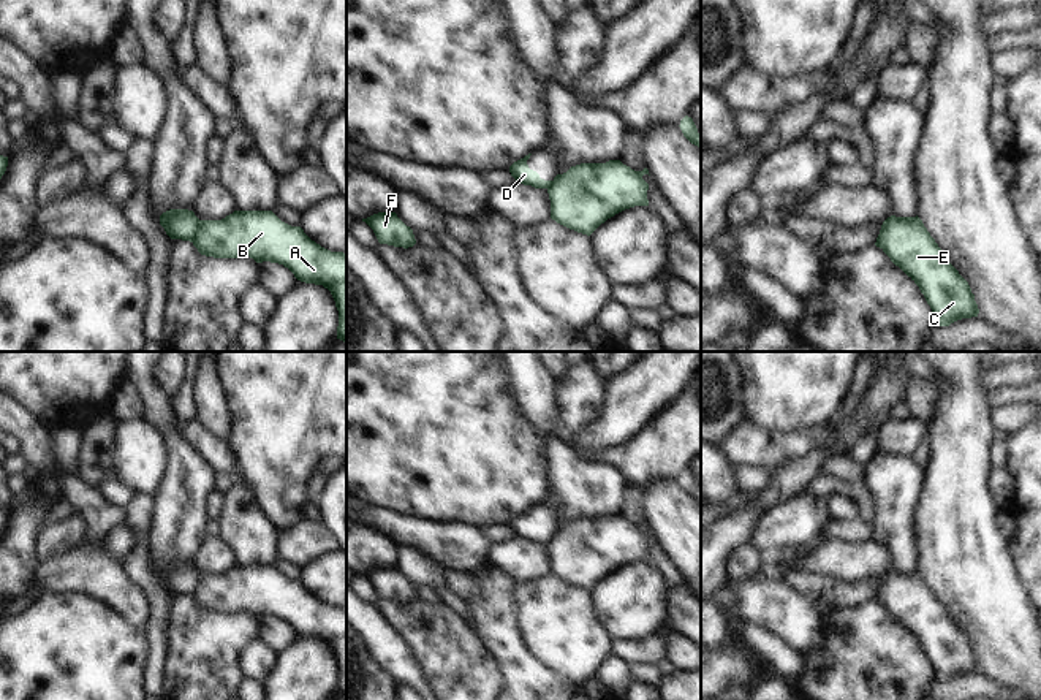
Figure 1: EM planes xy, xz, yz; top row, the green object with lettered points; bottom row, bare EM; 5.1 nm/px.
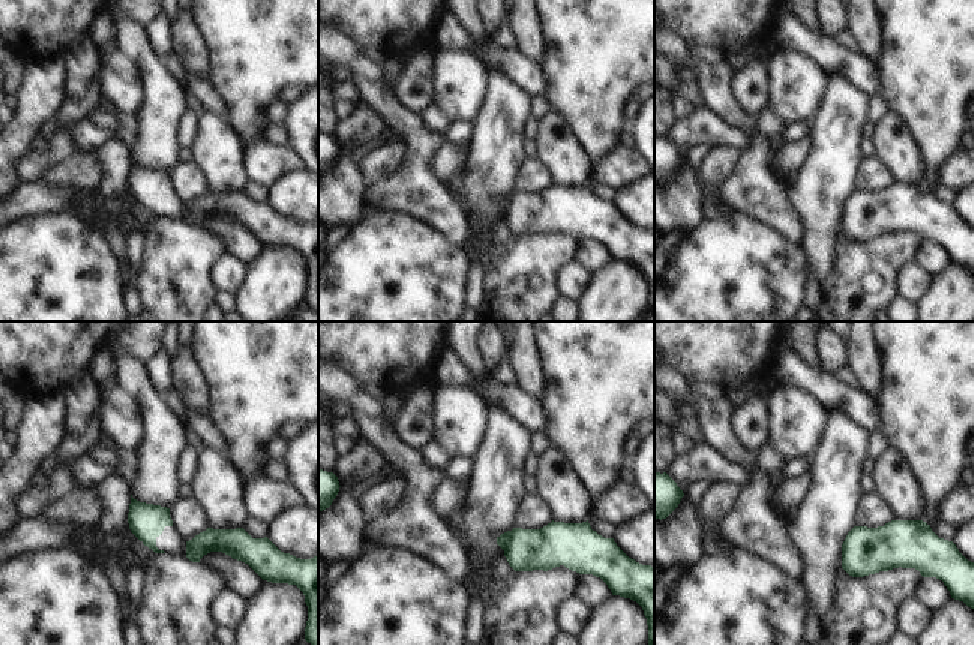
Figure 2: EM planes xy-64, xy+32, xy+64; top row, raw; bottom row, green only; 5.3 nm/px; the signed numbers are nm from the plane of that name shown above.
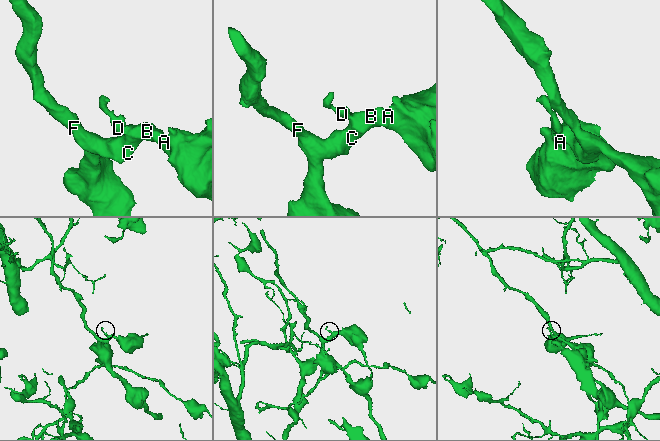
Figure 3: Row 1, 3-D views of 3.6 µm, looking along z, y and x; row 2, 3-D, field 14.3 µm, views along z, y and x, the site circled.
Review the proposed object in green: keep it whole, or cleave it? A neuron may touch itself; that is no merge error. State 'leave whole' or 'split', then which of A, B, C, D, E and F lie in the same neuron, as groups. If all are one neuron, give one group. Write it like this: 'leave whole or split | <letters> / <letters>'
split | A B C E F / D

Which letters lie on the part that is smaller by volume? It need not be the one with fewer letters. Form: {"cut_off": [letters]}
{"cut_off": ["D"]}

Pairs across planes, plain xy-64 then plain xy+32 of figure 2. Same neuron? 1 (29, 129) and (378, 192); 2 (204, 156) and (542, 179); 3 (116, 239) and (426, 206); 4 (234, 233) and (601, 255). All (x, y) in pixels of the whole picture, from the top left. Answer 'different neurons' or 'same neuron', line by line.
1: different neurons
2: different neurons
3: same neuron
4: same neuron

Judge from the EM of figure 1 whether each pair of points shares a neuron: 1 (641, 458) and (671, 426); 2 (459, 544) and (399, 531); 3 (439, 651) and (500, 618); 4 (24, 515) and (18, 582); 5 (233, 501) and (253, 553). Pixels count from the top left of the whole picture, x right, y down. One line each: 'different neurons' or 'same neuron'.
1: same neuron
2: same neuron
3: different neurons
4: same neuron
5: same neuron

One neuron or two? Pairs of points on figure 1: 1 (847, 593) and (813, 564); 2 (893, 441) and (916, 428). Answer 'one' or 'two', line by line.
1: two
2: one

